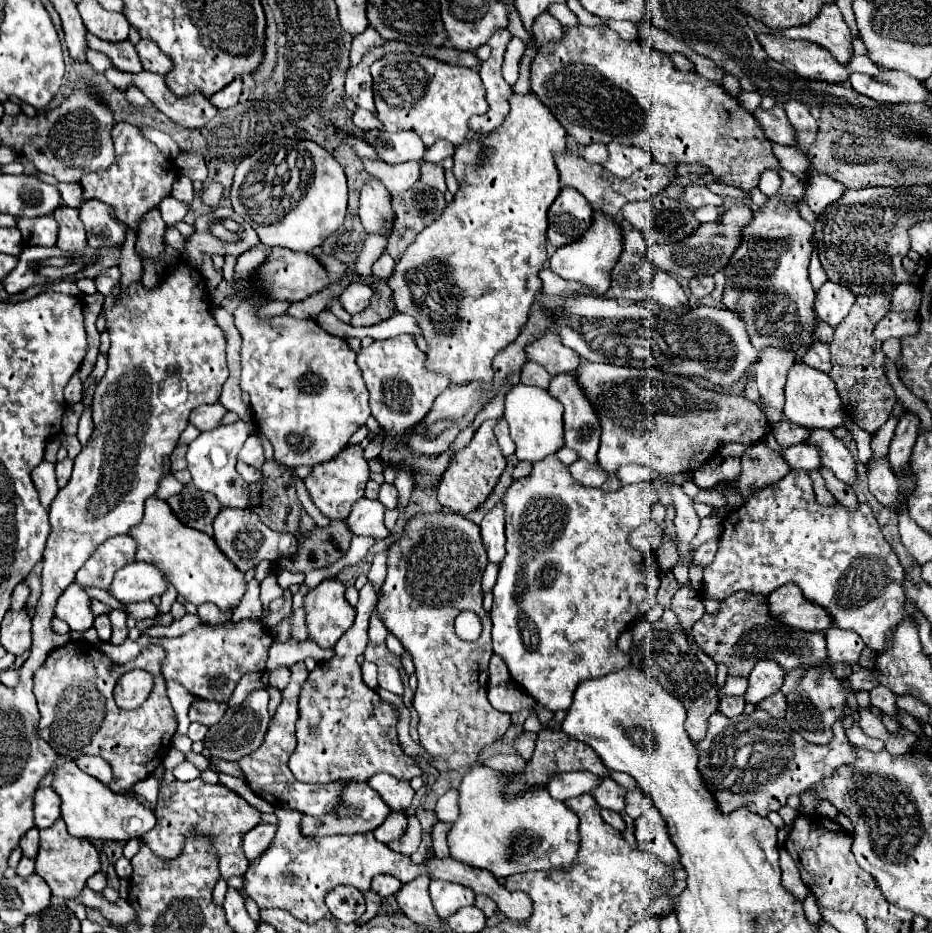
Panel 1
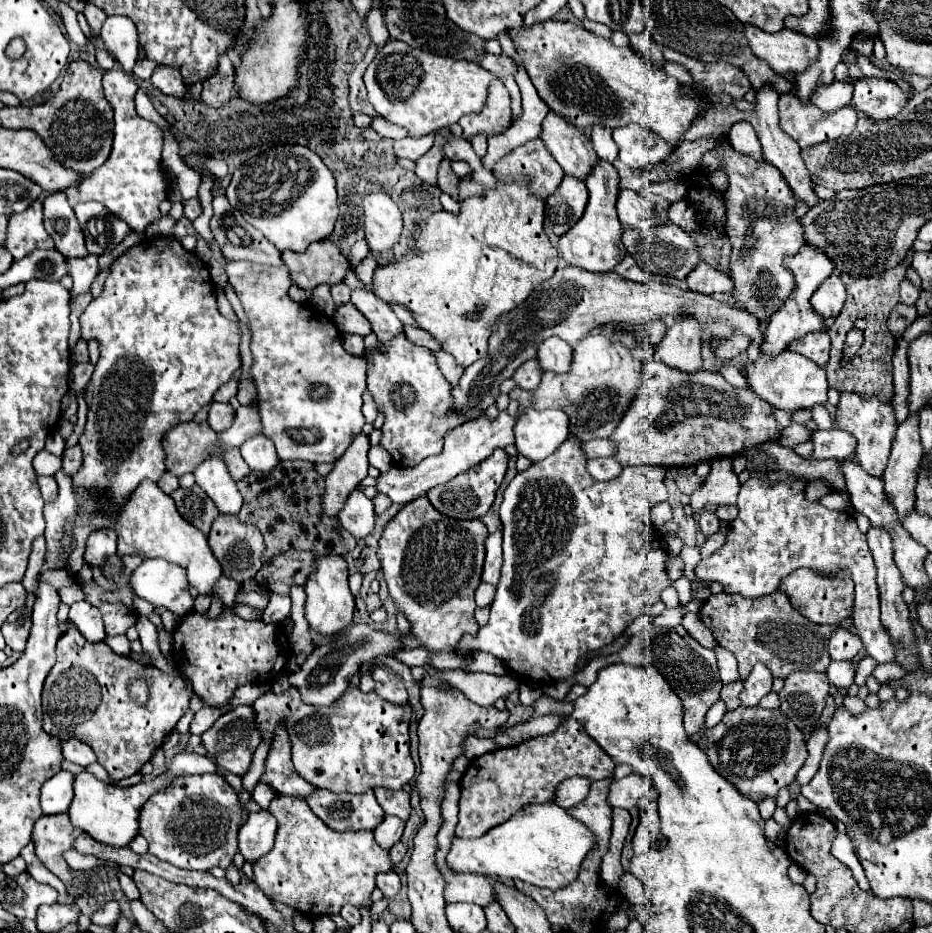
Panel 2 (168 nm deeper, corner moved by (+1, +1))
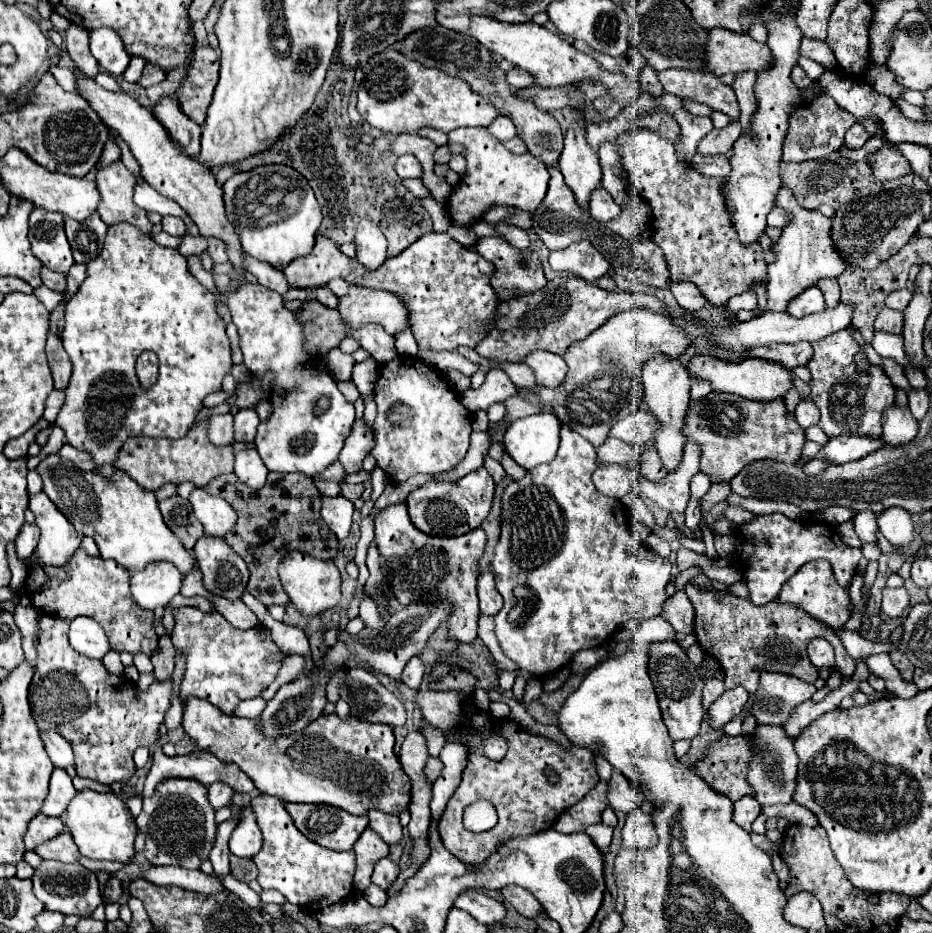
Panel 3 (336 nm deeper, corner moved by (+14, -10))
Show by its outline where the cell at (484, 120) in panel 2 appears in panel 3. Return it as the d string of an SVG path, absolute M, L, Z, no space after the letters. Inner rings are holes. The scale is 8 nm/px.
M458 128L448 134L450 144L464 144L466 146L466 176L460 178L460 182L454 186L454 190L448 196L448 202L444 208L450 222L456 226L470 226L478 222L484 212L490 206L514 206L520 210L534 212L538 204L544 200L548 190L550 174L540 160L532 158L528 152L522 156L516 156L508 152L498 138L486 132L486 128Z

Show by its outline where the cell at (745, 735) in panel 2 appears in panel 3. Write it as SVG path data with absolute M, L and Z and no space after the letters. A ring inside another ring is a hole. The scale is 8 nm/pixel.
M722 736L708 750L706 758L696 762L696 774L710 788L736 802L742 796L752 794L752 788L746 782L750 754L752 736Z

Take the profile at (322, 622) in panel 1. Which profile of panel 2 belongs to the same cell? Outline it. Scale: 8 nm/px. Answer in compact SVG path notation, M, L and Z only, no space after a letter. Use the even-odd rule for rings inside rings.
M327 555L317 561L317 569L313 571L313 575L309 575L305 583L305 593L307 593L305 619L309 621L313 631L321 635L335 635L351 625L355 611L355 597L349 591L347 563L341 555Z

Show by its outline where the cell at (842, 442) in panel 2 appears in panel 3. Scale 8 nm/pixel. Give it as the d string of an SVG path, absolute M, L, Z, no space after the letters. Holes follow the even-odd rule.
M836 436L836 438L830 438L830 442L826 446L822 446L818 456L832 460L832 464L844 464L844 462L860 460L860 458L876 452L882 446L884 446L882 436L878 436L878 438L872 438L872 436Z

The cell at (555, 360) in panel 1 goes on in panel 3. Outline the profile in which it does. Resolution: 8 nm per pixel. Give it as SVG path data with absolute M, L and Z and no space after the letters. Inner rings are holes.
M534 350L526 358L526 364L534 370L538 384L546 388L556 388L568 372L568 364L562 360L562 356L546 350Z

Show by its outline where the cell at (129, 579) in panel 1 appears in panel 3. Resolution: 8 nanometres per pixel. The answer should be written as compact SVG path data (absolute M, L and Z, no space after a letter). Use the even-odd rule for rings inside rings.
M166 560L160 564L148 564L130 578L134 600L148 610L166 606L182 588L182 576L174 564Z

